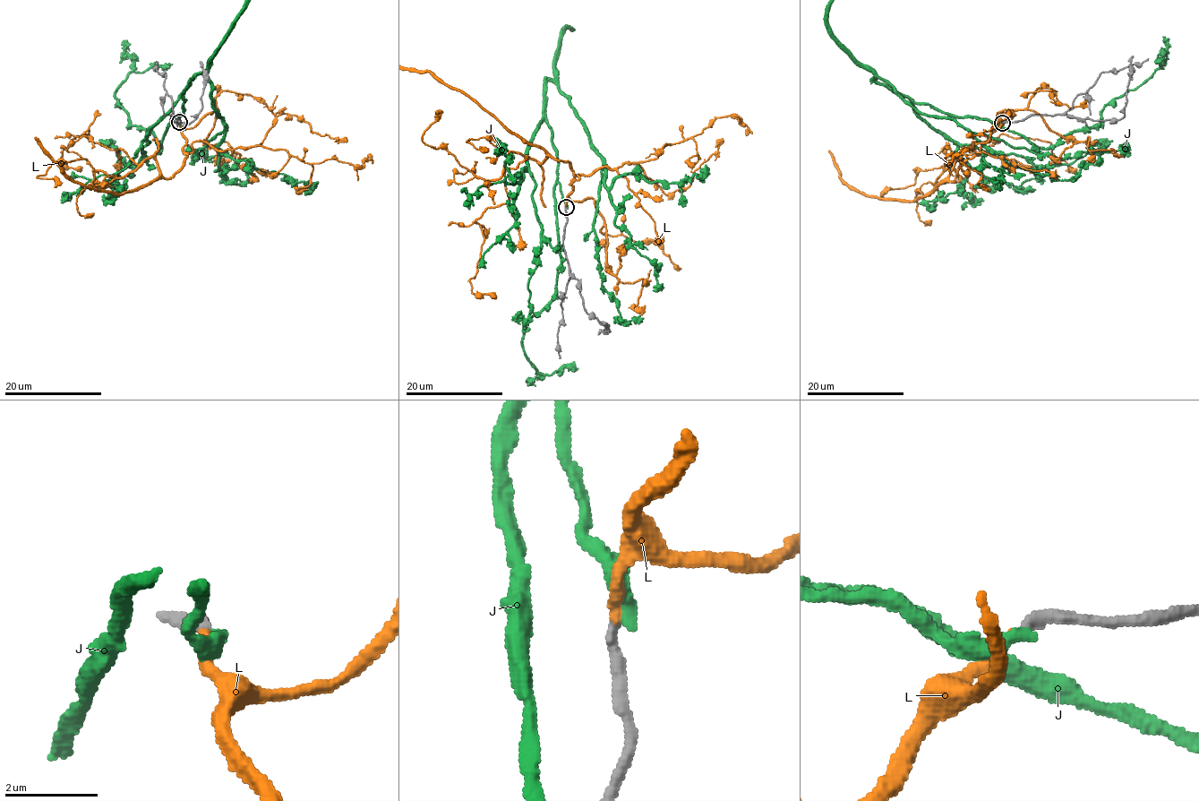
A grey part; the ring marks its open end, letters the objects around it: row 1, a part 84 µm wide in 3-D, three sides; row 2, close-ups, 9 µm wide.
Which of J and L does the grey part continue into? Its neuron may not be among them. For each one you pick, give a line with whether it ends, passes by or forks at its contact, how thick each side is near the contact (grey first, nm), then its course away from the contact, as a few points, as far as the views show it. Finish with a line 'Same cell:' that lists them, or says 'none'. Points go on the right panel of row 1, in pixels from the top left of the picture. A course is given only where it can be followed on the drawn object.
L: it ends | 260/240 nm | via (1001, 122), (951, 181), (953, 154), (984, 154), (1000, 134), (1049, 142), (1075, 168)
Same cell: L

